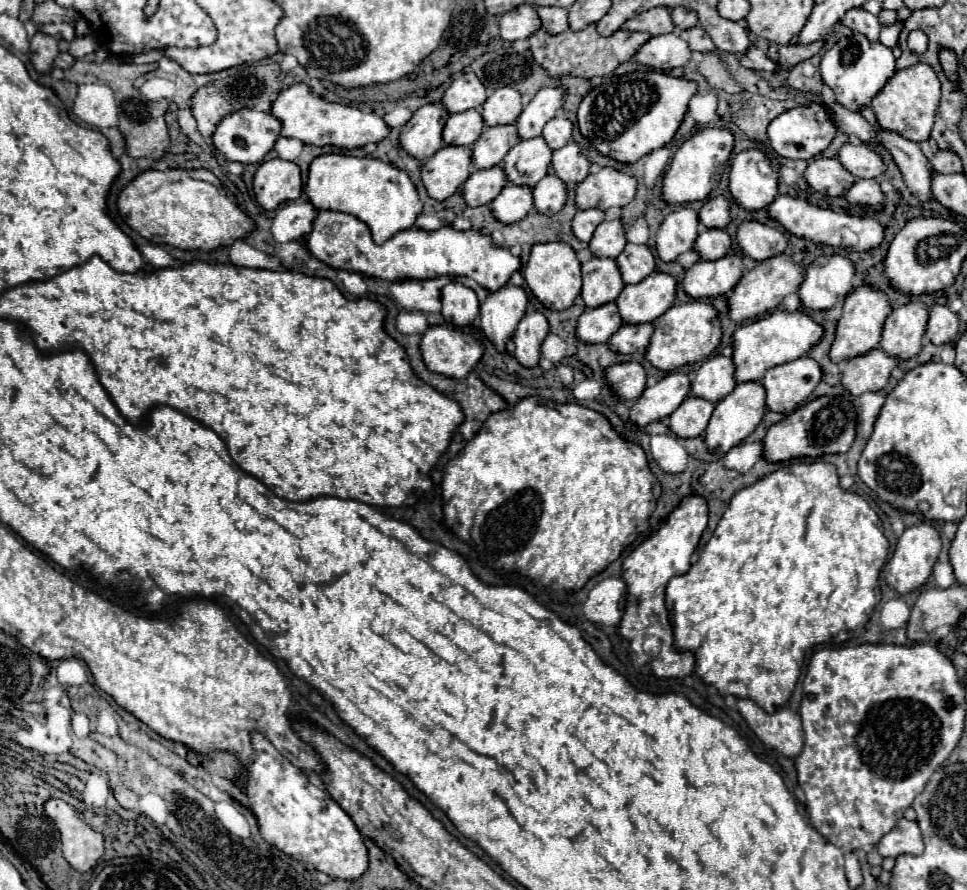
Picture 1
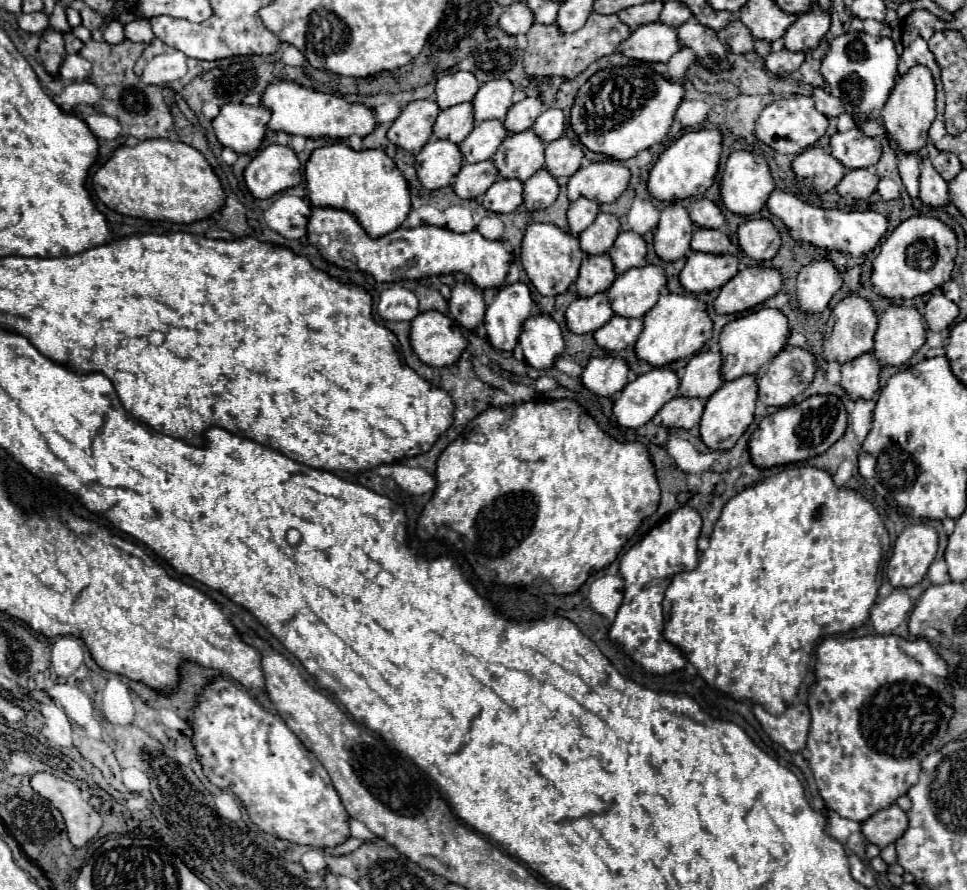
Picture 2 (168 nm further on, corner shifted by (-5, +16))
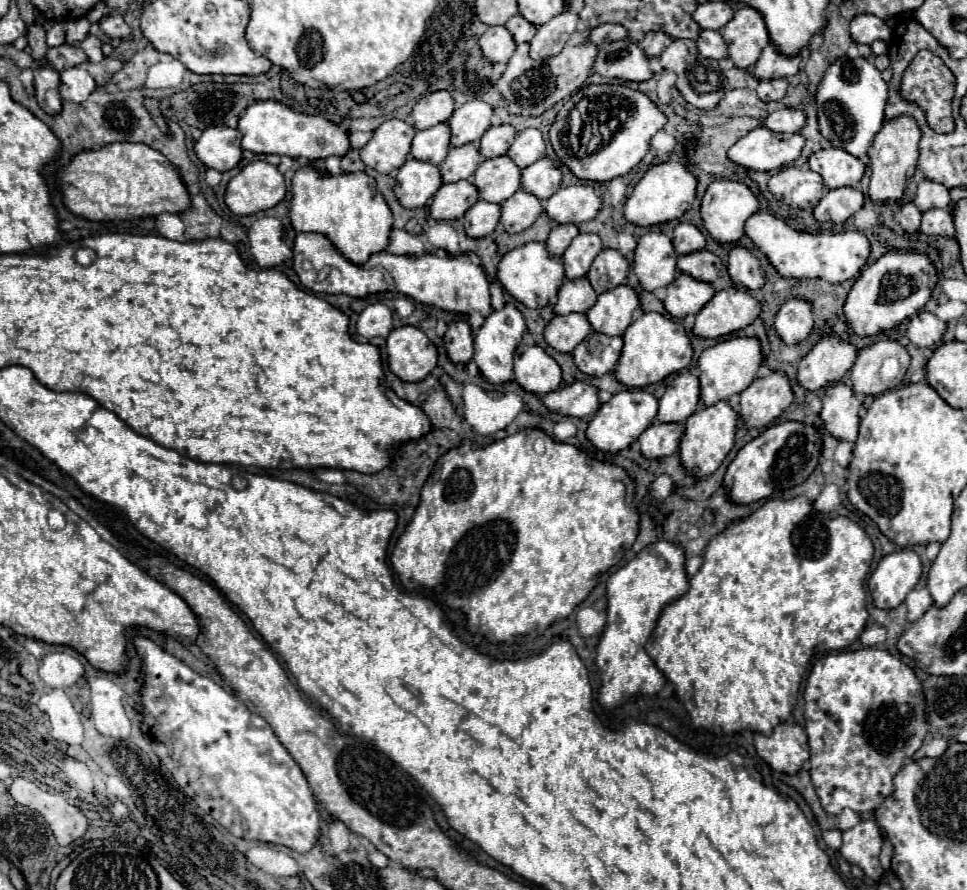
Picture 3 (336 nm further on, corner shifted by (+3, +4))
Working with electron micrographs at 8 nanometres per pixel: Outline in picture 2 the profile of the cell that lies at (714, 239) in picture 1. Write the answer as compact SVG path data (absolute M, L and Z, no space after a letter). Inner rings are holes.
M696 228L690 248L694 252L710 252L710 254L726 254L730 246L730 238L720 230Z

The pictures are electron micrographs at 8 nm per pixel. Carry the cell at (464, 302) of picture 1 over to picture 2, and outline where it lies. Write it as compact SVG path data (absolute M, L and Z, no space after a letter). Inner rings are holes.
M468 282L456 284L452 288L452 298L448 302L448 310L452 314L452 318L464 328L474 332L484 318L486 312L486 304L482 294Z

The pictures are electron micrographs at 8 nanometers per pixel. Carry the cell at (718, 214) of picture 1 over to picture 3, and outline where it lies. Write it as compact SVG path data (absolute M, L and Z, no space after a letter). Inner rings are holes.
M680 222L674 228L674 248L678 254L696 252L698 248L704 248L704 246L706 246L706 236L692 222Z

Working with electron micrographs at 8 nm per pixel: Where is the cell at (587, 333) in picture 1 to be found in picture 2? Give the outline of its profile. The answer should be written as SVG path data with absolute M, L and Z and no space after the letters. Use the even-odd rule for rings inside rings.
M594 294L590 298L578 298L566 310L566 324L574 334L588 334L604 326L614 316L608 296Z

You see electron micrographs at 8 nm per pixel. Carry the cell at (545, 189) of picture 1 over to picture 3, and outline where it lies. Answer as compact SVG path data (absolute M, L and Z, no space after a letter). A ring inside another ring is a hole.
M518 190L514 196L502 202L500 222L506 232L522 232L530 228L542 212L544 208L534 194Z

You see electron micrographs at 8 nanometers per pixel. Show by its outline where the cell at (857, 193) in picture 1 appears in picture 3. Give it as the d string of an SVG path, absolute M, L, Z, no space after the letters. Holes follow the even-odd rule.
M852 186L828 190L828 194L814 208L818 222L846 222L864 204L864 194Z

